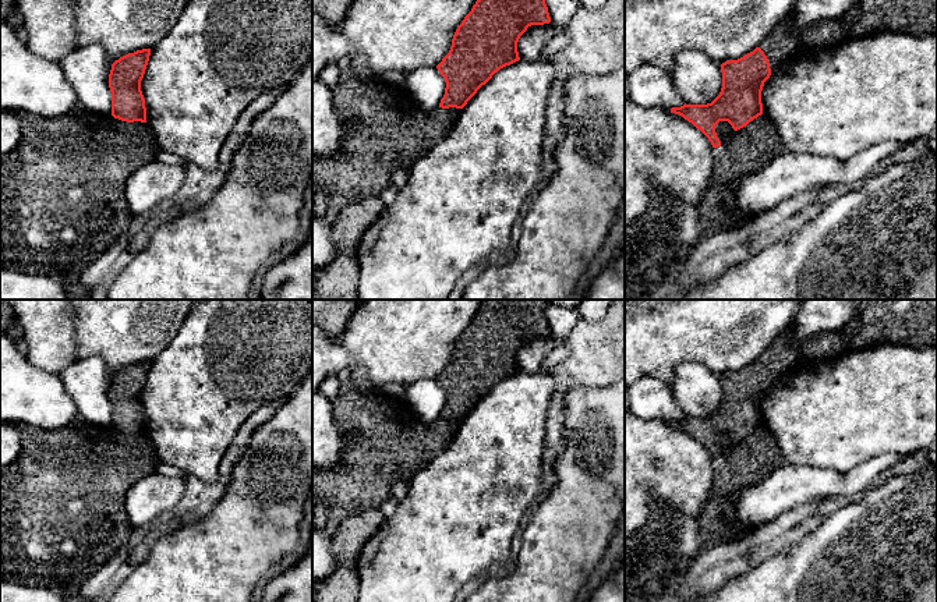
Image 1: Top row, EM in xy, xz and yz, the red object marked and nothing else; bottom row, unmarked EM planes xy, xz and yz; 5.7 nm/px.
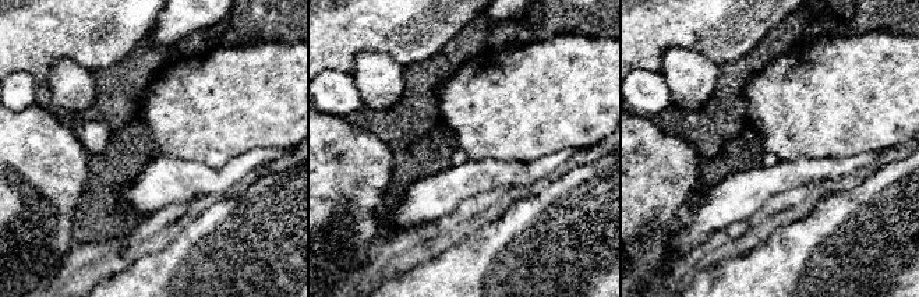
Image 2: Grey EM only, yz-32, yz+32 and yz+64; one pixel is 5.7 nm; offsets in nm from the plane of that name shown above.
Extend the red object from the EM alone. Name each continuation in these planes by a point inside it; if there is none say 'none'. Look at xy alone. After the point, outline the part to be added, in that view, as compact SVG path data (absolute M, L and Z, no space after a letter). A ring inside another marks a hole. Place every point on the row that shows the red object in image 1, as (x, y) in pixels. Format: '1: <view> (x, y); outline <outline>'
none

